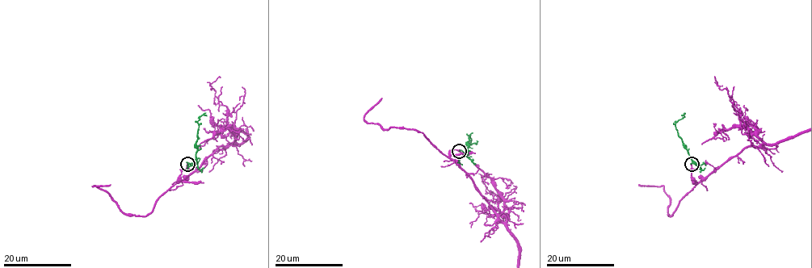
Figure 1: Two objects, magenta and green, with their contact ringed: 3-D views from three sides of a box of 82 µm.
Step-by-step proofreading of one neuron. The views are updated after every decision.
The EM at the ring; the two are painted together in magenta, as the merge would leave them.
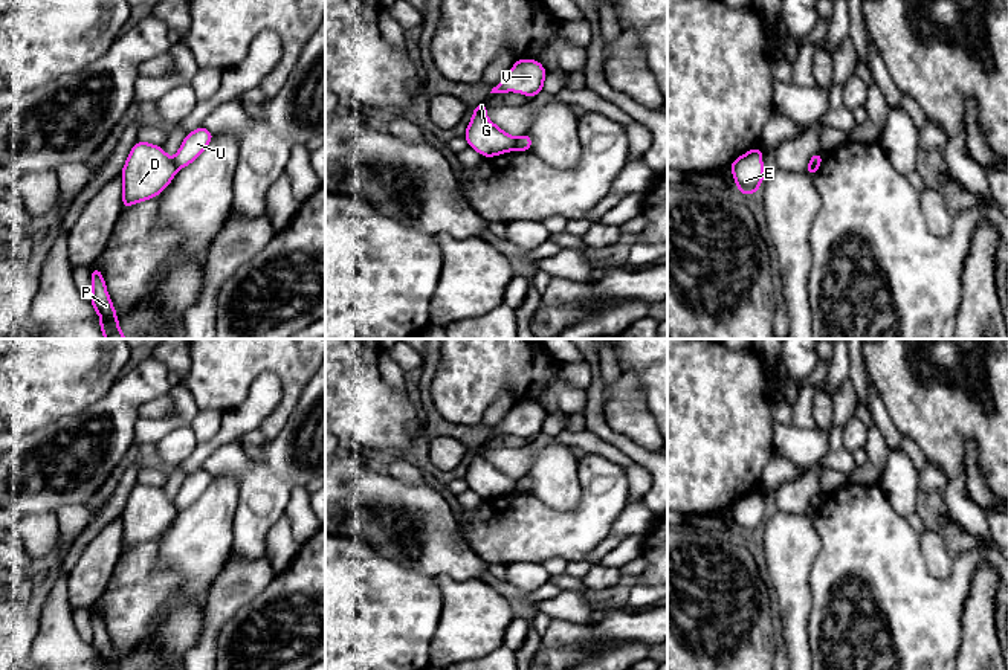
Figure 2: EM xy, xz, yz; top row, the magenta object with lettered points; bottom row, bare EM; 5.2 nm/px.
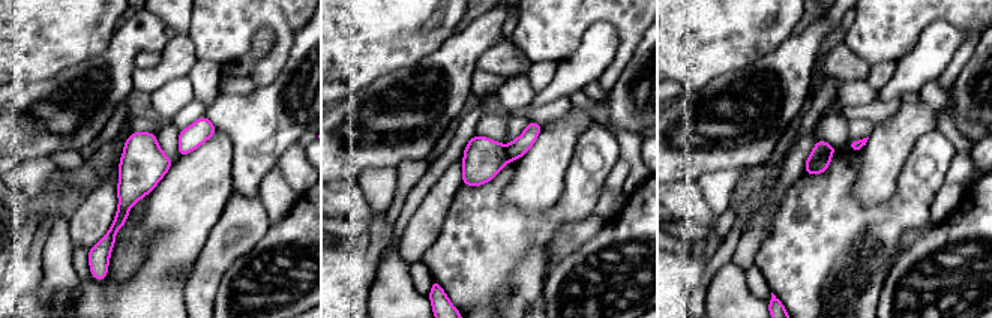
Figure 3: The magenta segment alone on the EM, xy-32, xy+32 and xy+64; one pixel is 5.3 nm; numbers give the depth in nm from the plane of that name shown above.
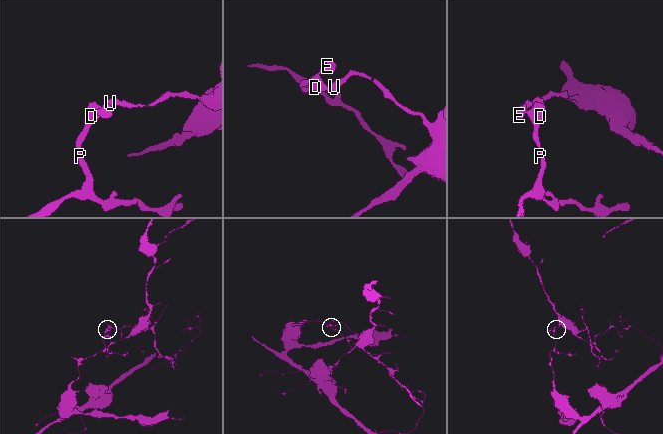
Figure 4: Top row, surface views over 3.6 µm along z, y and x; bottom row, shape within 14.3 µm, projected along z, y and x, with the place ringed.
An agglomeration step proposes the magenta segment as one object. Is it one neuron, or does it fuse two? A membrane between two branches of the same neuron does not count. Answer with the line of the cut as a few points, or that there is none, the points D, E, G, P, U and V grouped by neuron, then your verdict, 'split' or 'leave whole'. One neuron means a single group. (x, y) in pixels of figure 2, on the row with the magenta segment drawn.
xz (516, 138), (513, 148) | D E G P V / U | split

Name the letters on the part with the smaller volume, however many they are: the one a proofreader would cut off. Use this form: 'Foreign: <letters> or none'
Foreign: U

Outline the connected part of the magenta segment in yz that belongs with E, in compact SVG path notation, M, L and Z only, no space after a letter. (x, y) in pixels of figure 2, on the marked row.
M753 148L730 165L738 192L756 194L764 180L762 148Z

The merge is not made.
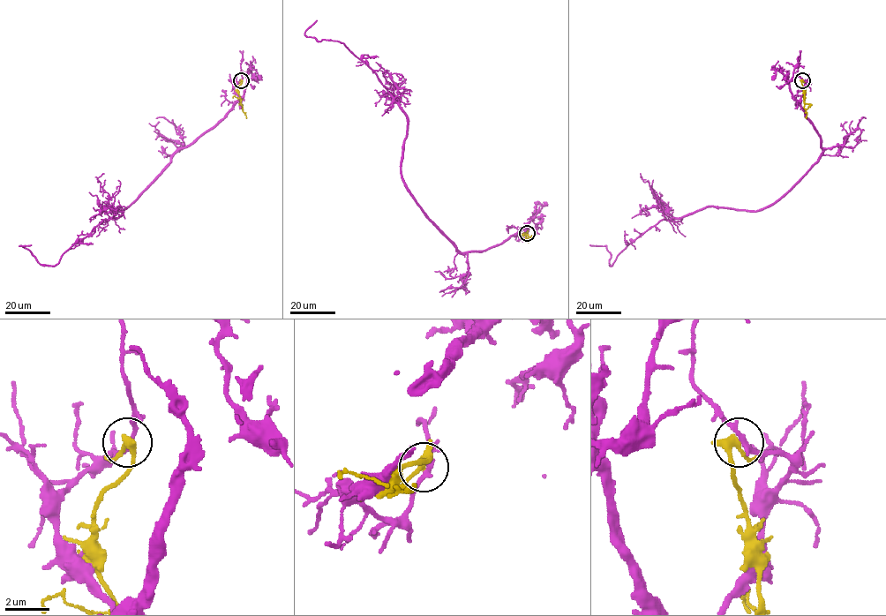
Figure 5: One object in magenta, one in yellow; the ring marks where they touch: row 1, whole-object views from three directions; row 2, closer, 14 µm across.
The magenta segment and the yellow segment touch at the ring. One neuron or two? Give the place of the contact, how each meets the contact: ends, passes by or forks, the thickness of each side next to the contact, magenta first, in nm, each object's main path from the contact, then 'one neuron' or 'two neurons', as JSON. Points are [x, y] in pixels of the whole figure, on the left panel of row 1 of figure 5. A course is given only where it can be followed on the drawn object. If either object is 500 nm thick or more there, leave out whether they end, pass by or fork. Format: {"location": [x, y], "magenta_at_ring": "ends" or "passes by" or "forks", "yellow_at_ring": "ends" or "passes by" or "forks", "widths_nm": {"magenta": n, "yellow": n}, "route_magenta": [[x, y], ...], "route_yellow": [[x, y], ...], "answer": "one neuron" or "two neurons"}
{"location": [241, 80], "magenta_at_ring": "passes by", "yellow_at_ring": "passes by", "widths_nm": {"magenta": 220, "yellow": 320}, "route_magenta": [[242, 80], [233, 108], [118, 218], [54, 266], [19, 246], [31, 244]], "route_yellow": [[242, 80], [238, 93], [246, 118]], "answer": "two neurons"}

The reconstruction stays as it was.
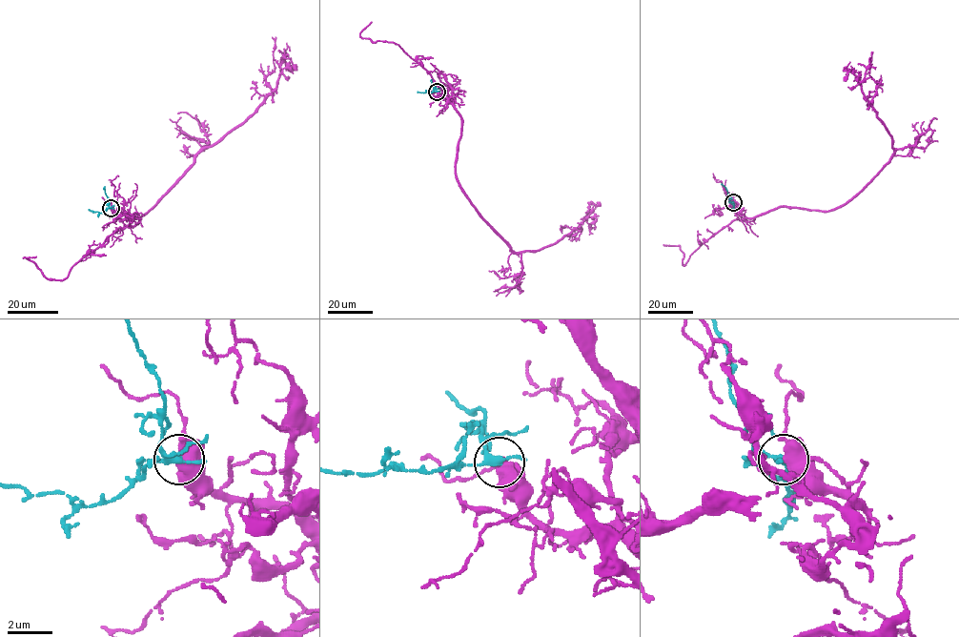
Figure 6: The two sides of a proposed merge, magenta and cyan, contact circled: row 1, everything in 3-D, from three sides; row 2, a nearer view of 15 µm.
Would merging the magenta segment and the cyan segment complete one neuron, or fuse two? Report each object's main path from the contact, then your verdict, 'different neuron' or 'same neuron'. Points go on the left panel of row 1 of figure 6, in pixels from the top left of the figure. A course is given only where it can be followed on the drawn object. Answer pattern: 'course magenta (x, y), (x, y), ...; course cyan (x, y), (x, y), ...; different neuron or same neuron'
course magenta (111, 208), (137, 222), (133, 215), (147, 213), (203, 149), (255, 113), (283, 69), (291, 71), (290, 51); course cyan (111, 208), (105, 186); same neuron

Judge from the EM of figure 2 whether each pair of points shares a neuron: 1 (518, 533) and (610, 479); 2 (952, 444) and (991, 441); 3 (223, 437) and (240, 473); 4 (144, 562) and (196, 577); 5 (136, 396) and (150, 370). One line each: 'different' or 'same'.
1: same
2: same
3: different
4: different
5: same

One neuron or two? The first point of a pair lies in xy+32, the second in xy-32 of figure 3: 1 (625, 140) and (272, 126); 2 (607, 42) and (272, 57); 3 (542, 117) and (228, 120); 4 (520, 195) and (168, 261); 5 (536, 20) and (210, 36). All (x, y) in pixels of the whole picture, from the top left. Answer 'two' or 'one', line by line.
1: two
2: two
3: one
4: one
5: one

